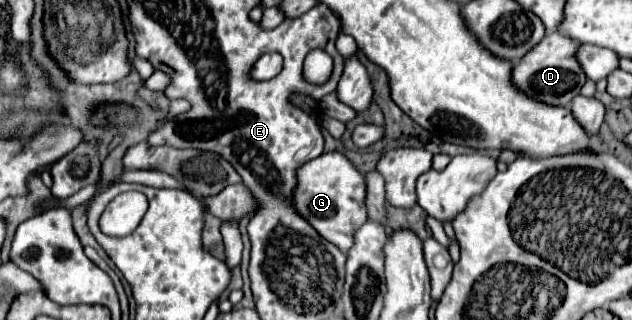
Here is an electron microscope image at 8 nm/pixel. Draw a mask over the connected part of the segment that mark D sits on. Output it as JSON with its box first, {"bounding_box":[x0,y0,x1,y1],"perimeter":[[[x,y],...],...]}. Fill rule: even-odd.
{"bounding_box":[511,32,585,108],"perimeter":[[[553,32],[547,34],[535,48],[531,48],[531,54],[525,54],[511,72],[511,82],[515,84],[517,90],[527,94],[529,98],[537,98],[537,102],[543,102],[547,106],[563,106],[569,108],[571,100],[579,94],[581,86],[585,84],[585,74],[575,60],[575,50],[579,42]]]}

